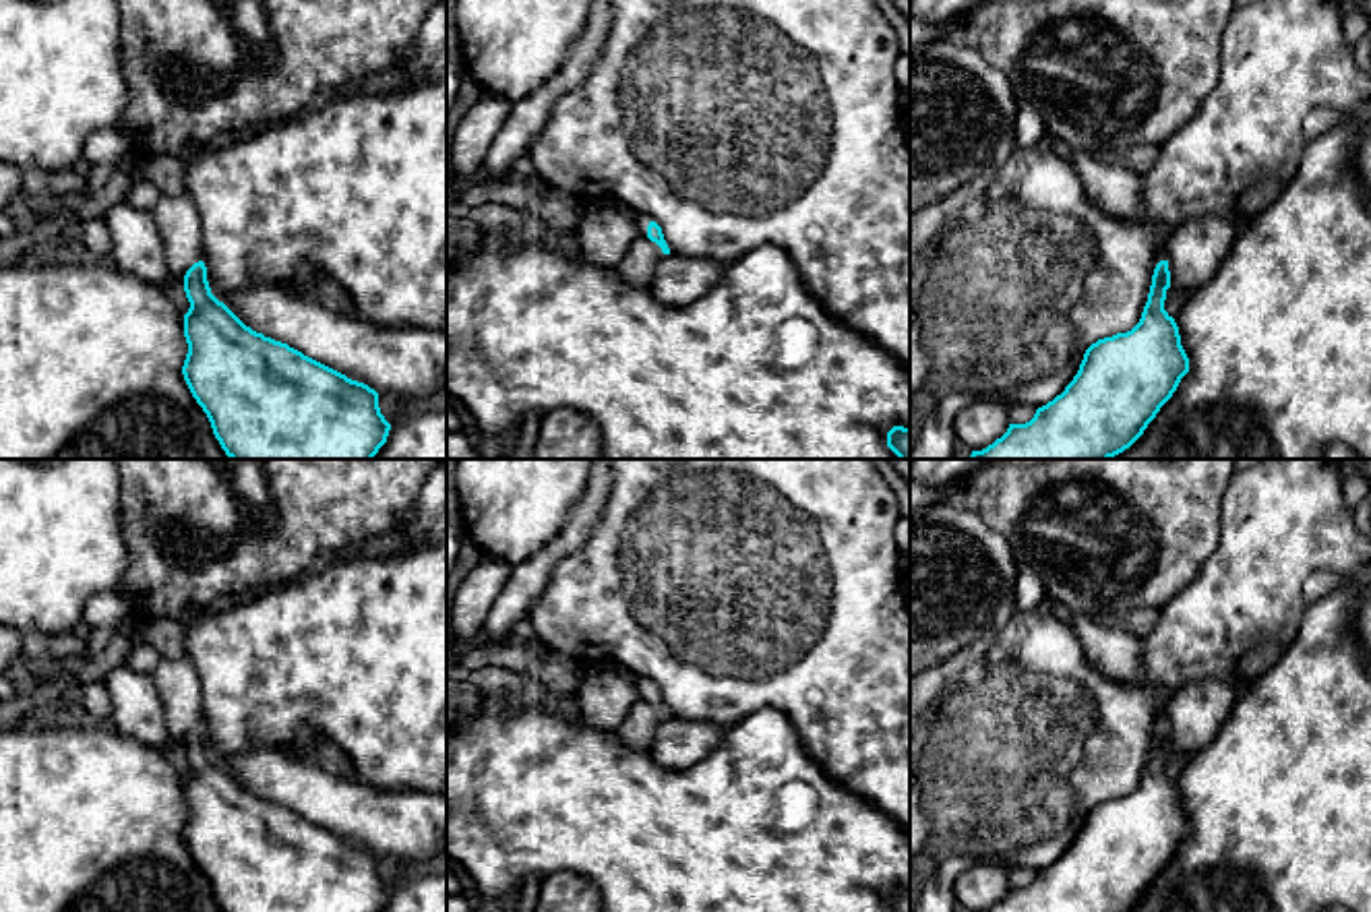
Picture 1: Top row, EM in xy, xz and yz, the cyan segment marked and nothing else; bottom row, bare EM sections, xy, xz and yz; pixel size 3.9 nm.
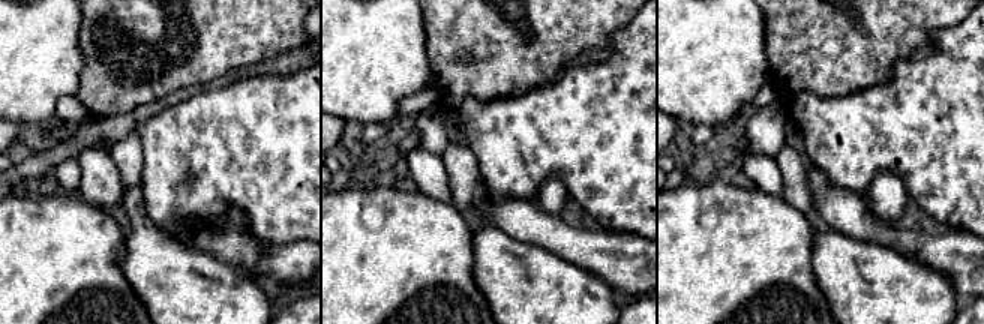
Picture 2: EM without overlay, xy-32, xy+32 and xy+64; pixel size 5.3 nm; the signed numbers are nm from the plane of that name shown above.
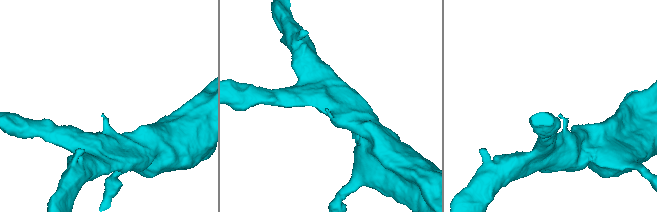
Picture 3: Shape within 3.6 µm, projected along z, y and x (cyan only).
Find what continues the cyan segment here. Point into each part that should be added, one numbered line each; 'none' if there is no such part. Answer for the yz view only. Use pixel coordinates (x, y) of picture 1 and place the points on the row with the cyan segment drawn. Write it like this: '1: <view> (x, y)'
none

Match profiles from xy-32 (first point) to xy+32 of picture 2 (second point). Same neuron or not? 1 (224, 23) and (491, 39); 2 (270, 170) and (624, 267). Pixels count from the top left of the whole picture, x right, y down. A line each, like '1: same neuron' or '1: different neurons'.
1: same neuron
2: different neurons

